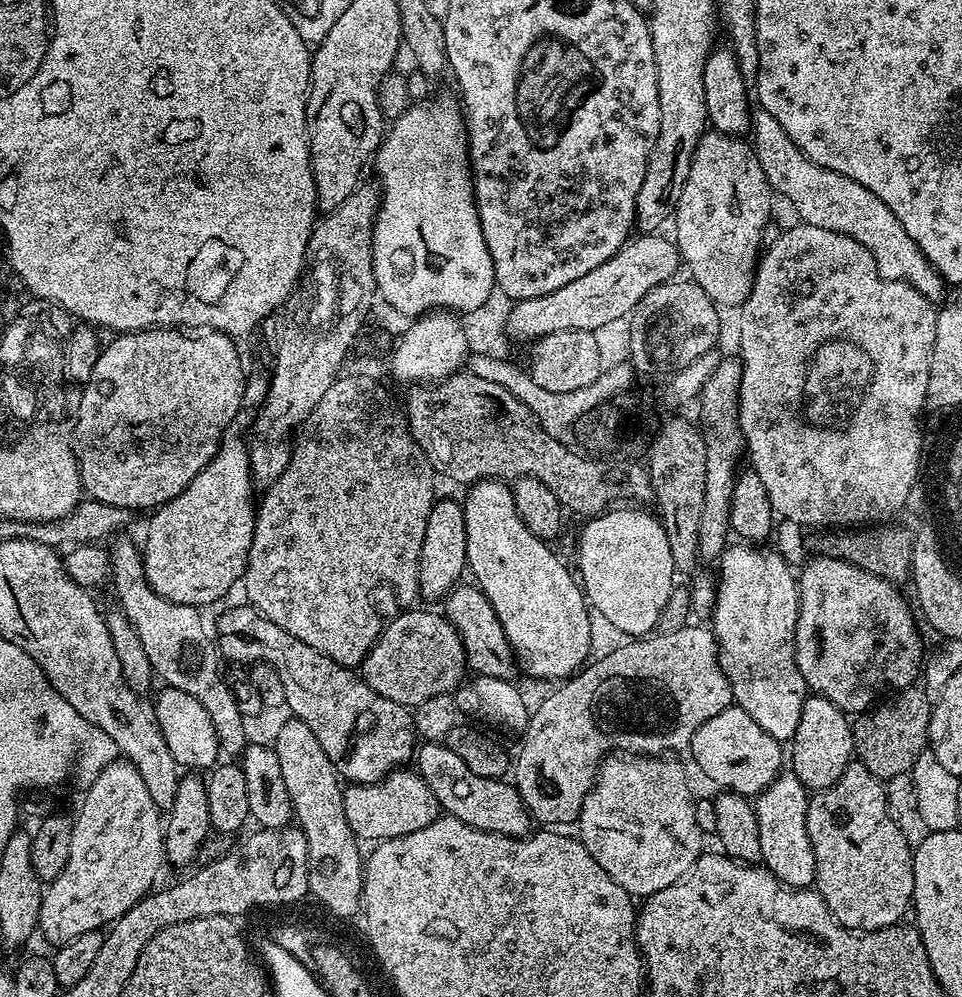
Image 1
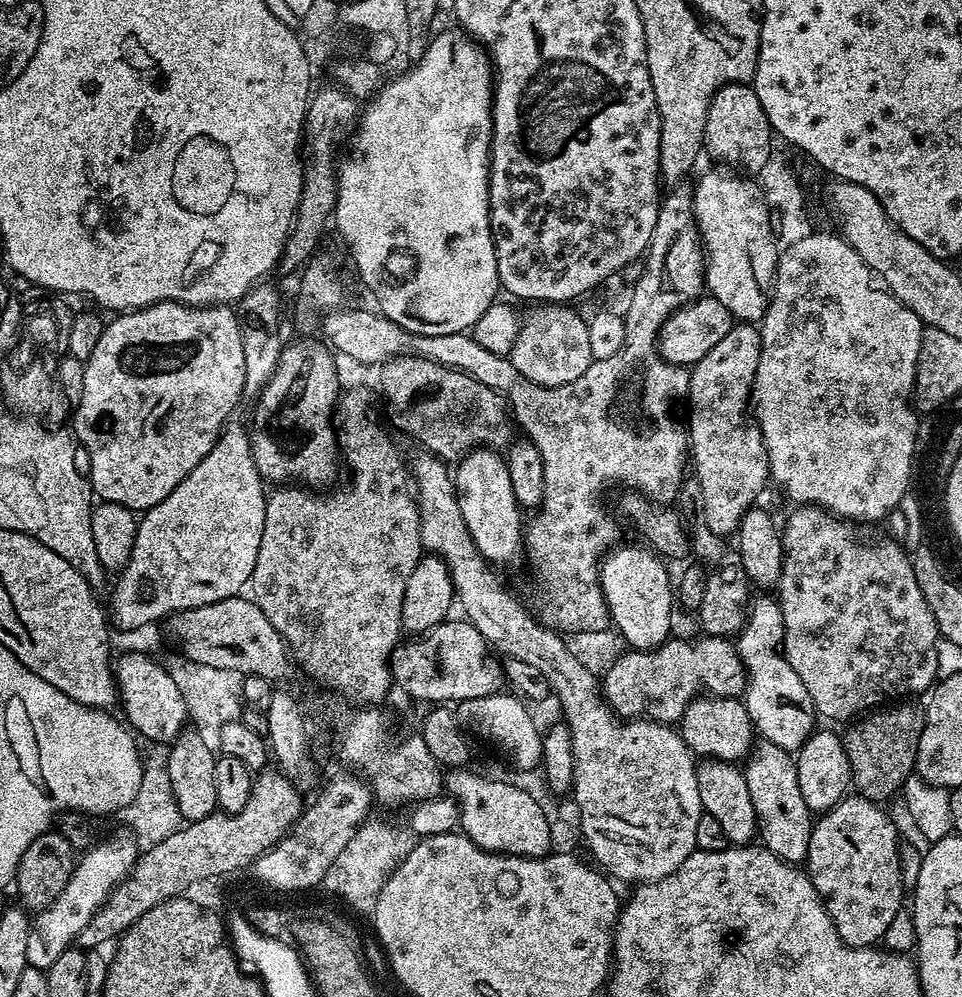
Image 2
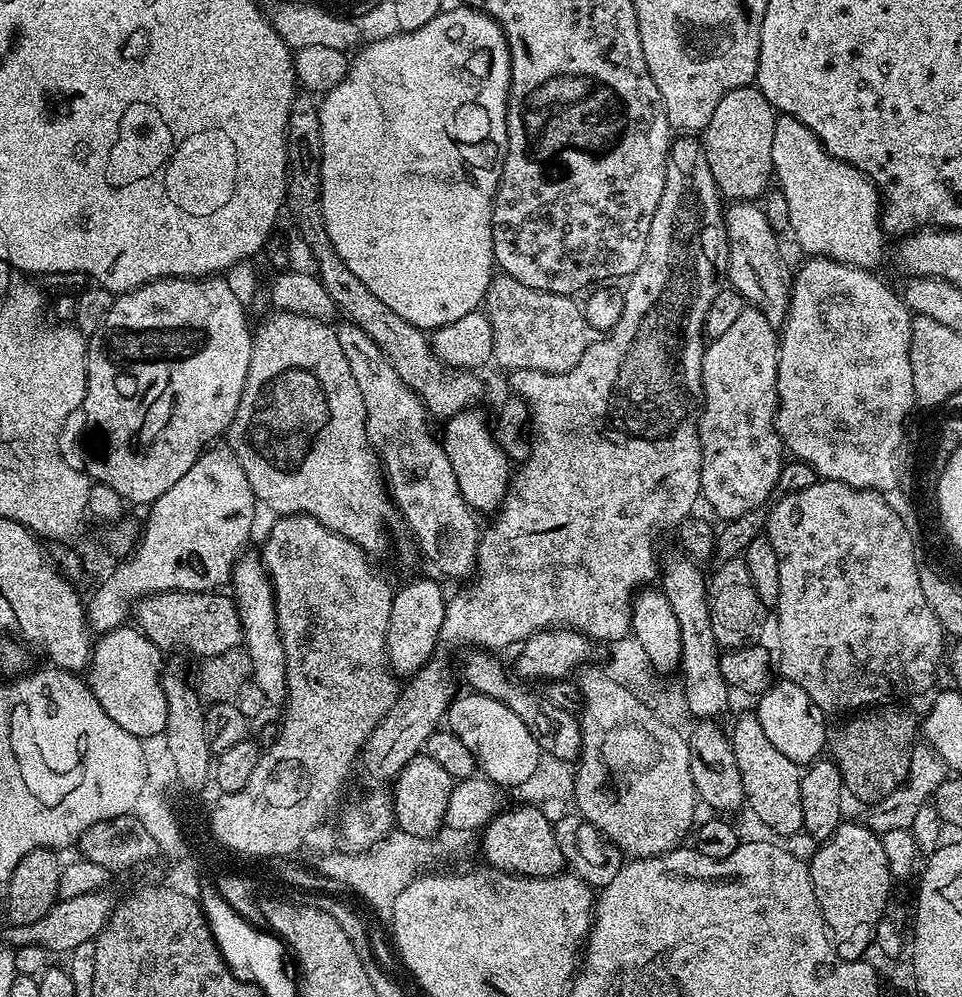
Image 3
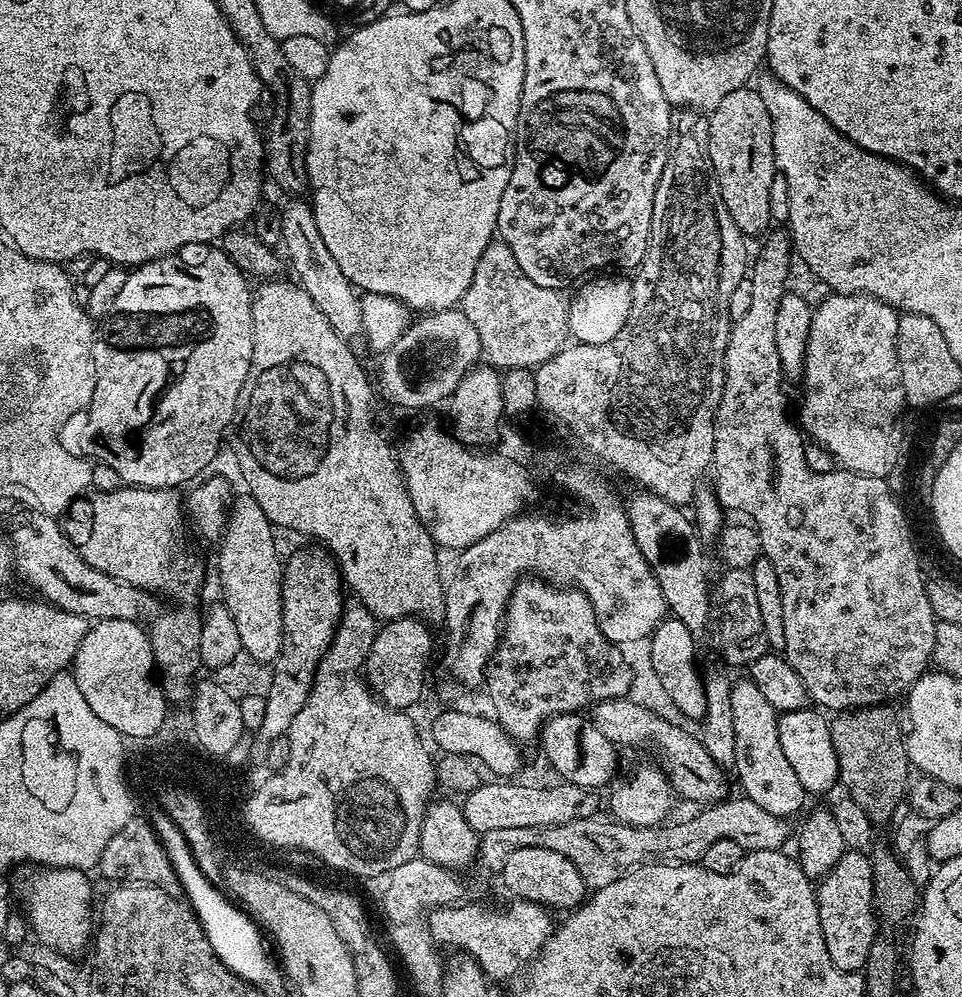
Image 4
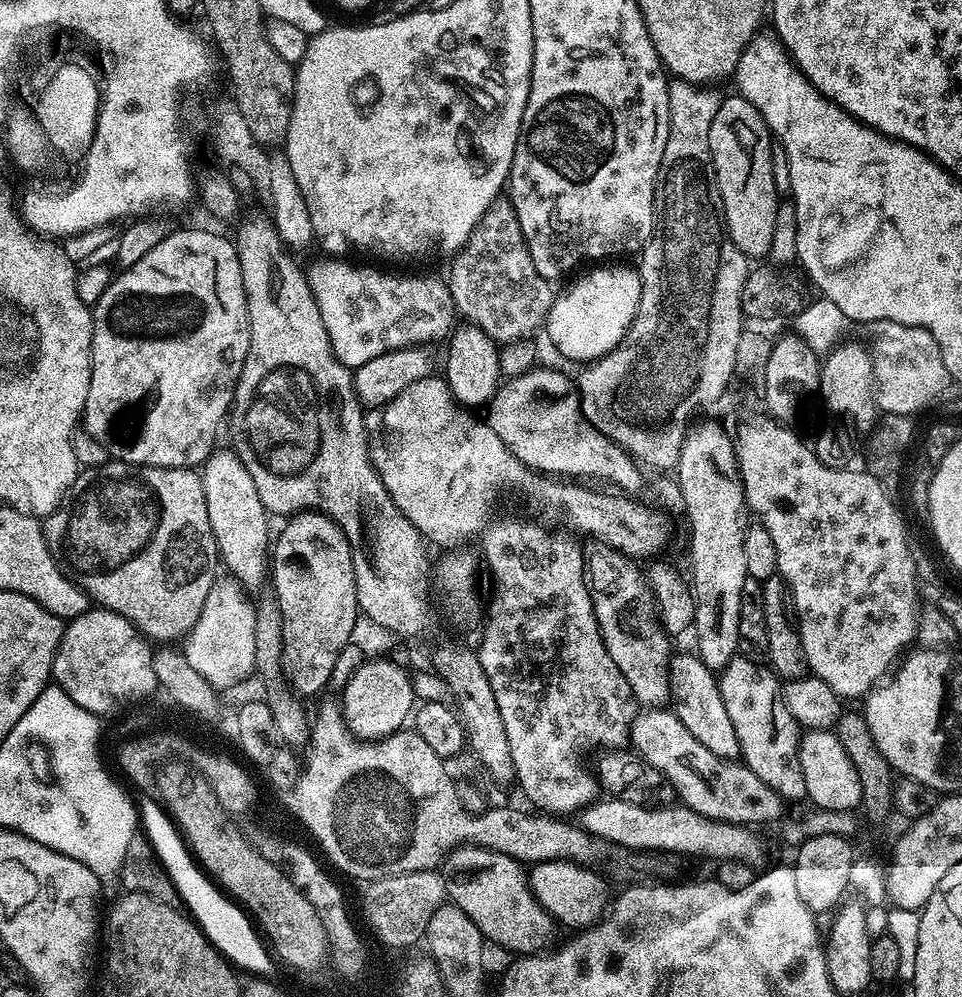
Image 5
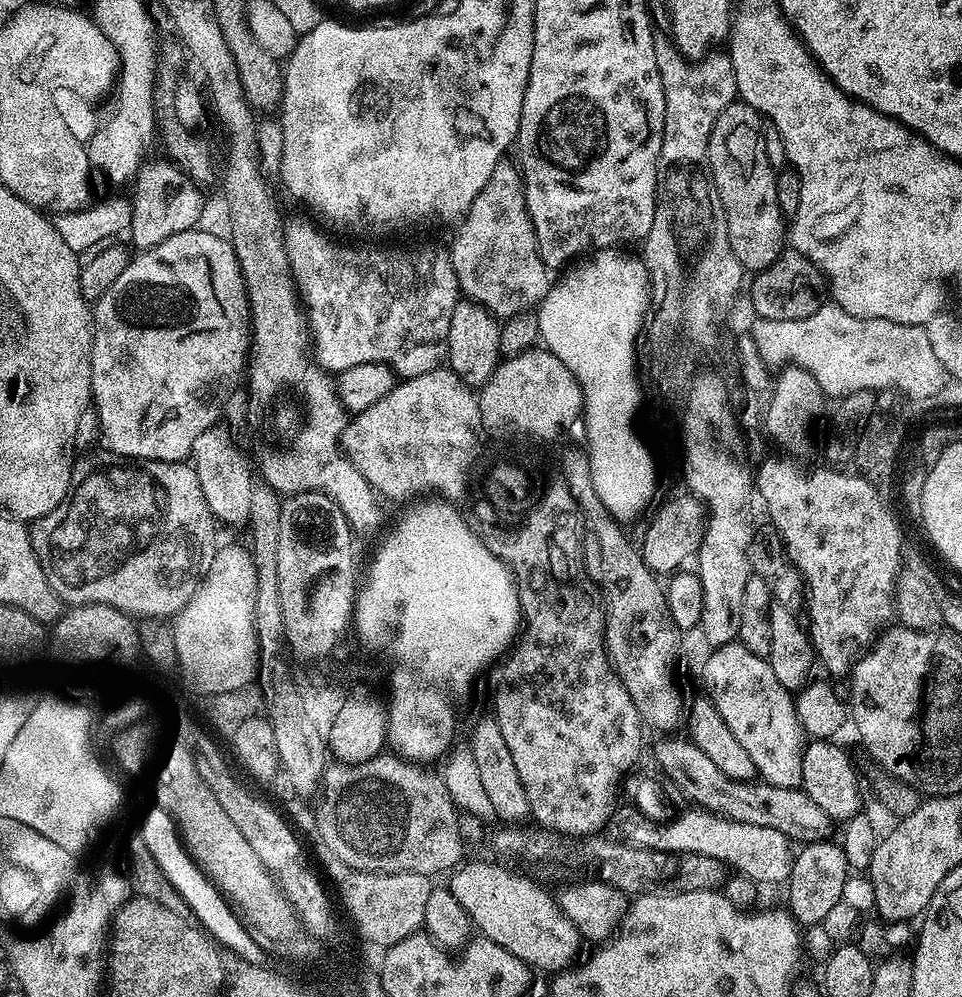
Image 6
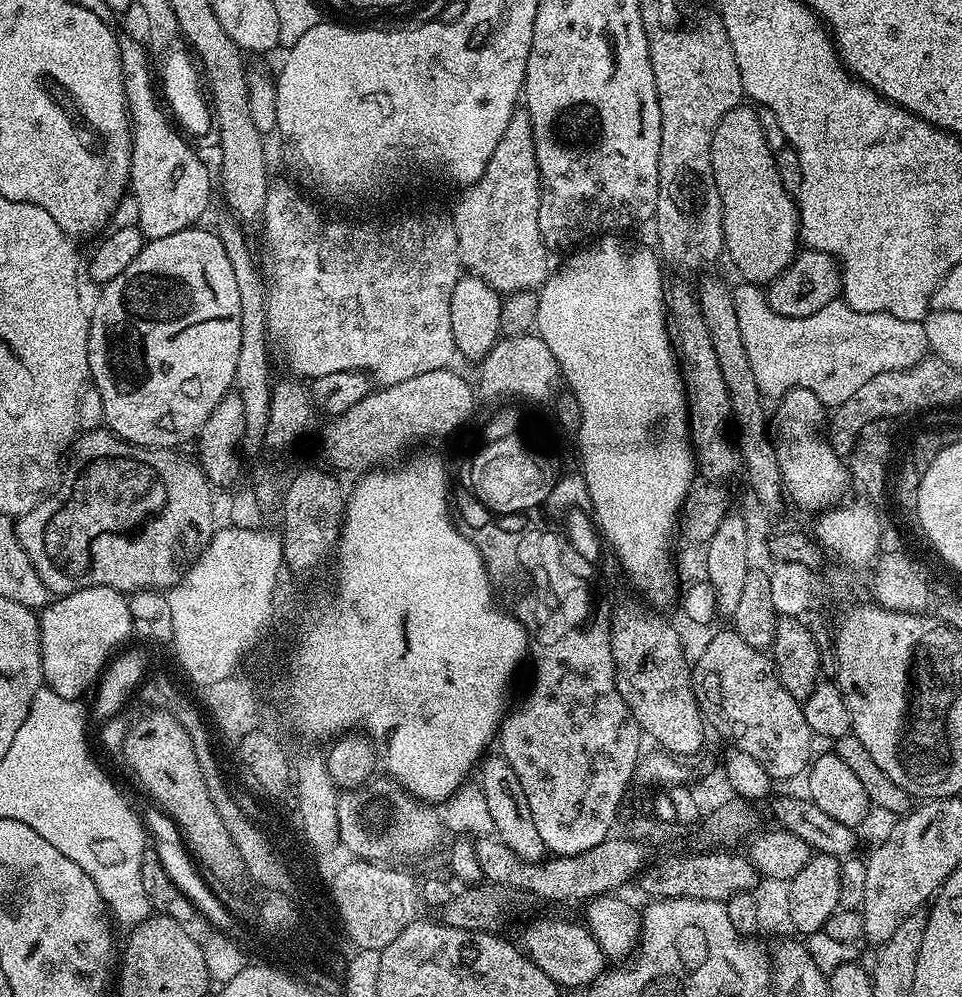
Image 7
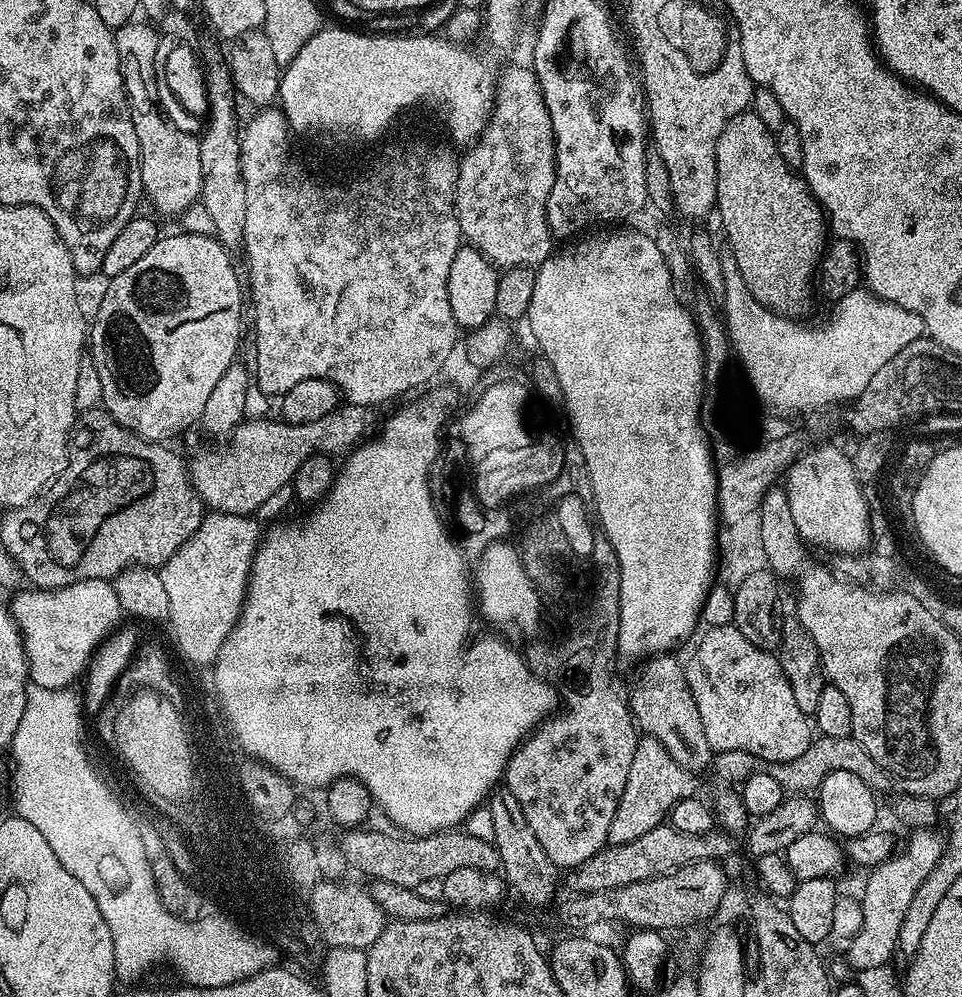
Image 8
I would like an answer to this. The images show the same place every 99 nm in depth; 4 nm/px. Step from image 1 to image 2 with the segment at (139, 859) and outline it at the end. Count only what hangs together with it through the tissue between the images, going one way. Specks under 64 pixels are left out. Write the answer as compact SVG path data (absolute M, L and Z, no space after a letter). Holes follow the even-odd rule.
M118 832L106 840L93 843L75 863L71 878L68 880L64 890L49 906L39 911L31 921L29 941L26 942L26 958L29 967L47 971L54 964L59 955L64 954L67 948L73 945L76 936L89 924L93 917L104 904L105 898L128 876L129 870L136 864L138 855L137 841L131 833Z

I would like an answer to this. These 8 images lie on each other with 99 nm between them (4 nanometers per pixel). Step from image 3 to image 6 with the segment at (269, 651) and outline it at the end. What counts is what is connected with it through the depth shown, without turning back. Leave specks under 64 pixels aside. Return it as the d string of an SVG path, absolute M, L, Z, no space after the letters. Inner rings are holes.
M221 426L208 428L192 447L191 463L202 482L202 492L221 525L244 524L250 520L250 496L254 483L254 468L246 455L245 449L236 445L236 440ZM244 451L244 452L243 452ZM253 476L253 477L252 477Z

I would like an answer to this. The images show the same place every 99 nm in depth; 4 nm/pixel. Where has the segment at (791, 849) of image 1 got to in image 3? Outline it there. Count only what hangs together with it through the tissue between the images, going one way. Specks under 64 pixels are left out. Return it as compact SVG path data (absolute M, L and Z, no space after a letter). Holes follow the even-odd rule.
M748 714L730 728L730 739L734 746L734 758L738 758L738 770L742 774L744 799L747 807L772 832L780 836L792 836L803 829L802 822L802 775L801 765L790 762L766 738L762 722L754 714Z

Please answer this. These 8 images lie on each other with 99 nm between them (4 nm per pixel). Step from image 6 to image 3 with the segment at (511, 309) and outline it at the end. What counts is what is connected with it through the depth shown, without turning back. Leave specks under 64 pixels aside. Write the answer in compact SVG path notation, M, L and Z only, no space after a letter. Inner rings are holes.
M493 275L482 305L494 330L492 360L507 370L565 372L578 366L590 343L590 329L583 307L574 301L572 296L539 292L509 276Z

